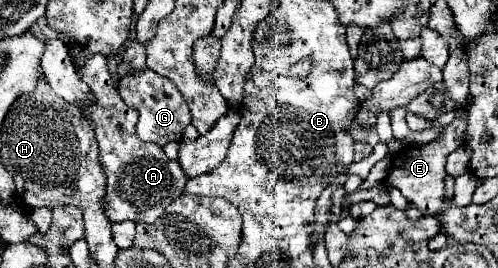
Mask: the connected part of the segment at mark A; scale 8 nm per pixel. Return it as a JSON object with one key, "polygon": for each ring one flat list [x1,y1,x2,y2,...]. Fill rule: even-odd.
{"polygon":[[92,54,80,68,78,78,90,88,94,94,94,102,90,106,76,104,86,118,90,118,96,140,100,146,100,164,106,174,106,196,104,196,104,210,108,220,120,222,120,220,146,220,154,222,156,218,162,216,164,208,174,202,176,198,182,196,186,176,180,168,178,162,170,160,162,146,154,142,142,142,136,134,136,120,138,120,138,110,126,106,122,102,122,96,118,94,118,86,112,80,108,66,106,66,106,56,102,54]]}

